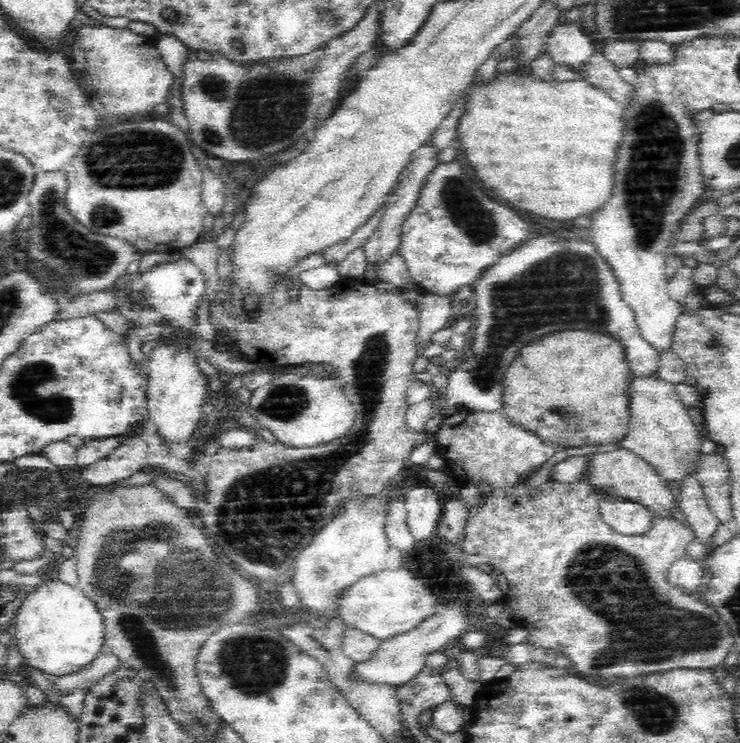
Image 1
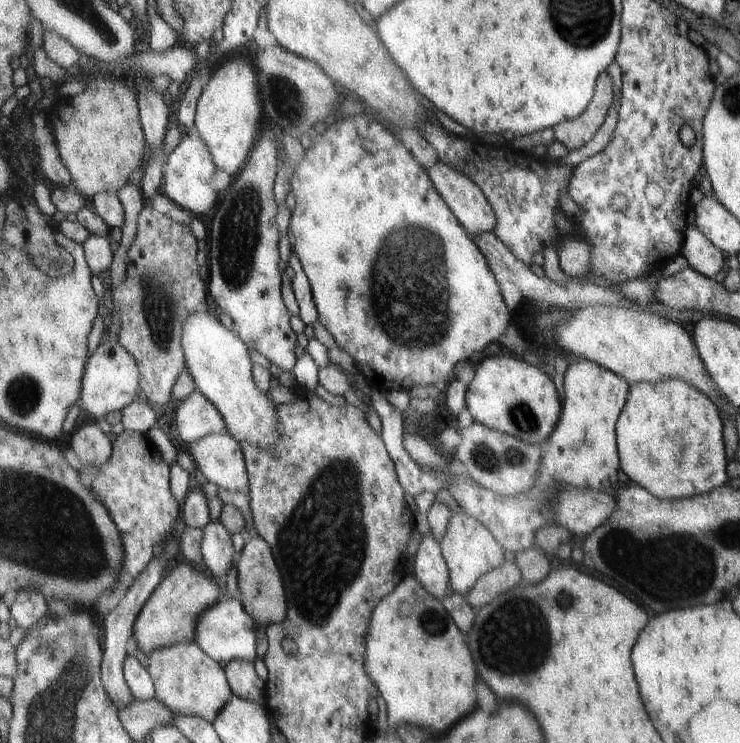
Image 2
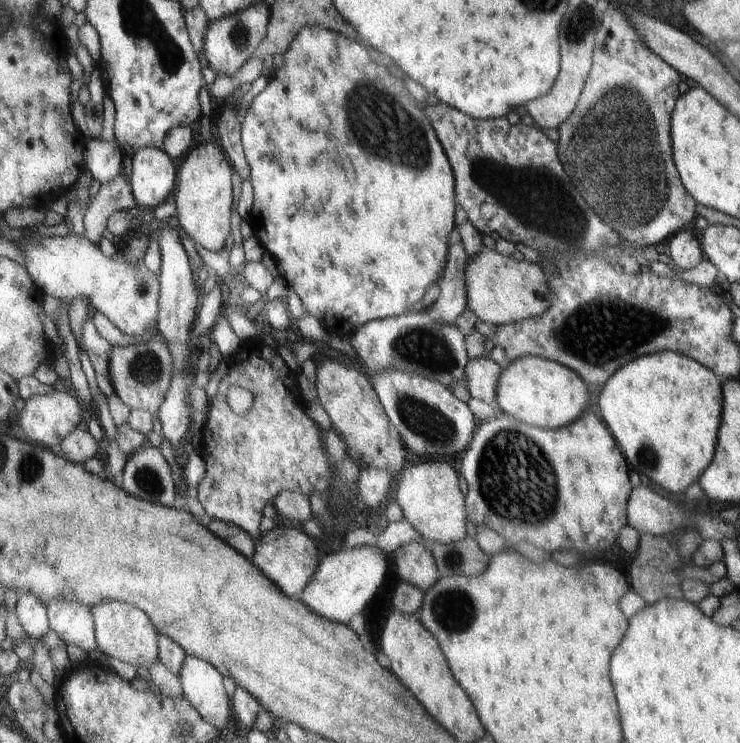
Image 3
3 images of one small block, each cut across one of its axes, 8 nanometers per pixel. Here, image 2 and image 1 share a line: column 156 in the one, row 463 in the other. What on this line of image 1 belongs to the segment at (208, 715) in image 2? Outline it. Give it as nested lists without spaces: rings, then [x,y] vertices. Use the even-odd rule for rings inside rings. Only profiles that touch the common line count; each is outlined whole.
[[[658,374],[630,376],[627,384],[630,396],[630,427],[621,441],[622,449],[632,451],[648,462],[665,480],[682,482],[692,468],[699,468],[701,433],[703,428],[692,422],[674,384]]]

